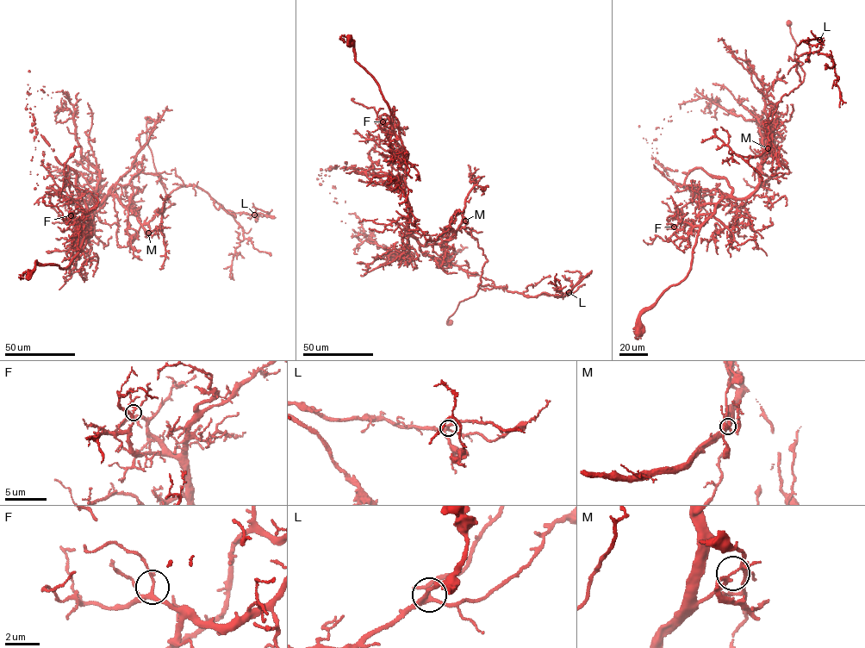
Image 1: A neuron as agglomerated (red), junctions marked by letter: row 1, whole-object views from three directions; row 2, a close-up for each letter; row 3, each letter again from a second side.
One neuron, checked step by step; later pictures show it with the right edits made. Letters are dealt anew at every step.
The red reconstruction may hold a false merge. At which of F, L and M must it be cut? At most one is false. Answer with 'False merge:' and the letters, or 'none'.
False merge: M

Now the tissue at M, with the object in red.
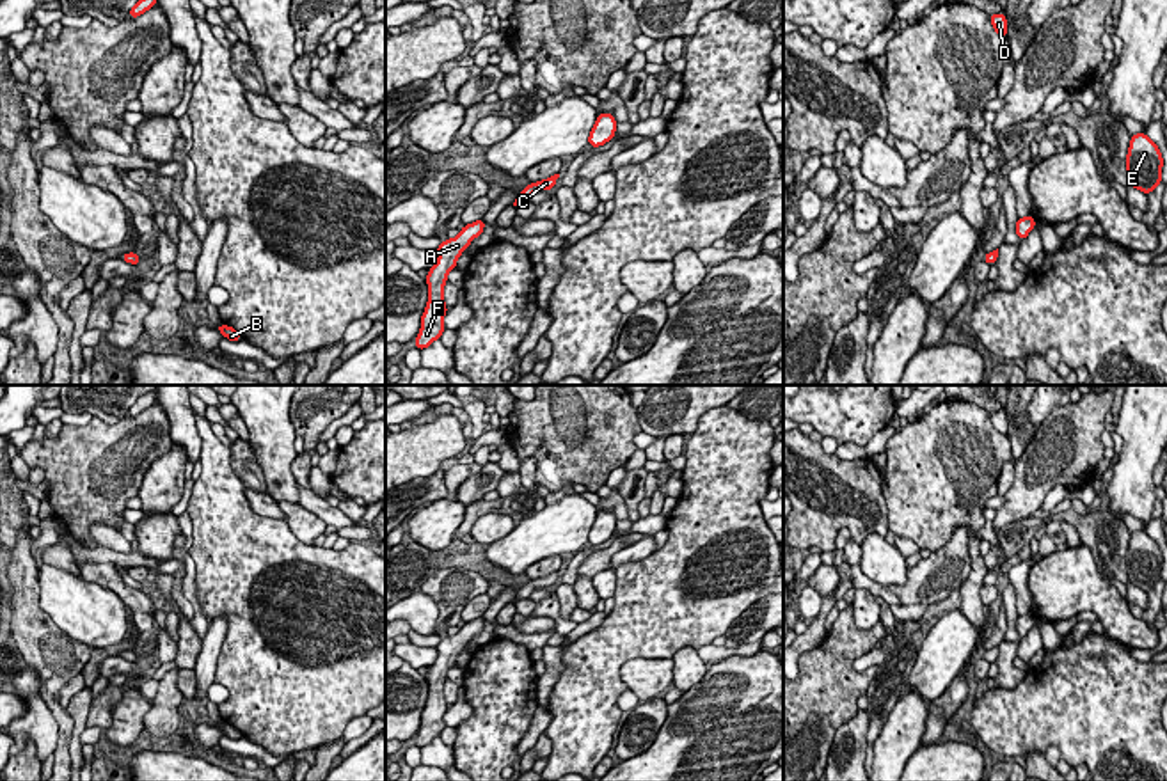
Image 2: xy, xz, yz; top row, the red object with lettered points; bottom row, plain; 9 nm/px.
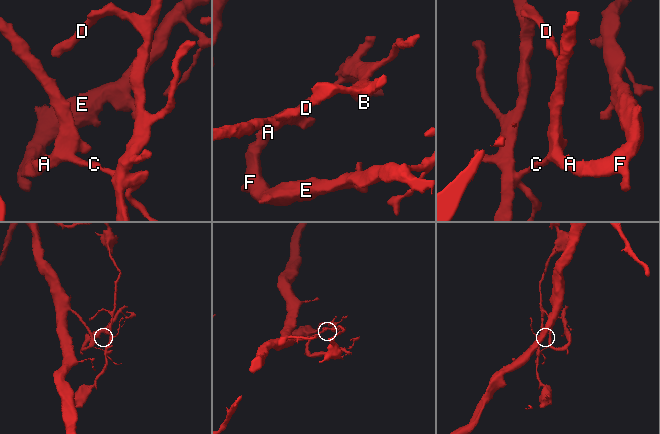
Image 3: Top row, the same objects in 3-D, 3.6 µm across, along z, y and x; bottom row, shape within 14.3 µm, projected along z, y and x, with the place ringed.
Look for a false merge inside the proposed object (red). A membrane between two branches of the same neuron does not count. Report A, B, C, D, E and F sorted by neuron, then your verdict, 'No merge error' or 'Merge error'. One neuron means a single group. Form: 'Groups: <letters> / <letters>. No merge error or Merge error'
Groups: A E F / B C D. Merge error

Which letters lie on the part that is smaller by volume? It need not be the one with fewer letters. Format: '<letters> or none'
B, C, D

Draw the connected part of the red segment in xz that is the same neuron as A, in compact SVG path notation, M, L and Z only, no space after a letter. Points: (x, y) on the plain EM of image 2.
M483 616L476 618L464 623L458 634L448 635L437 644L439 657L428 667L428 673L425 676L428 682L428 699L421 714L421 728L416 733L417 747L428 746L435 737L441 737L442 730L446 728L444 714L448 710L448 705L442 687L448 680L448 671L456 666L456 657L464 651L471 639L483 630L483 627Z

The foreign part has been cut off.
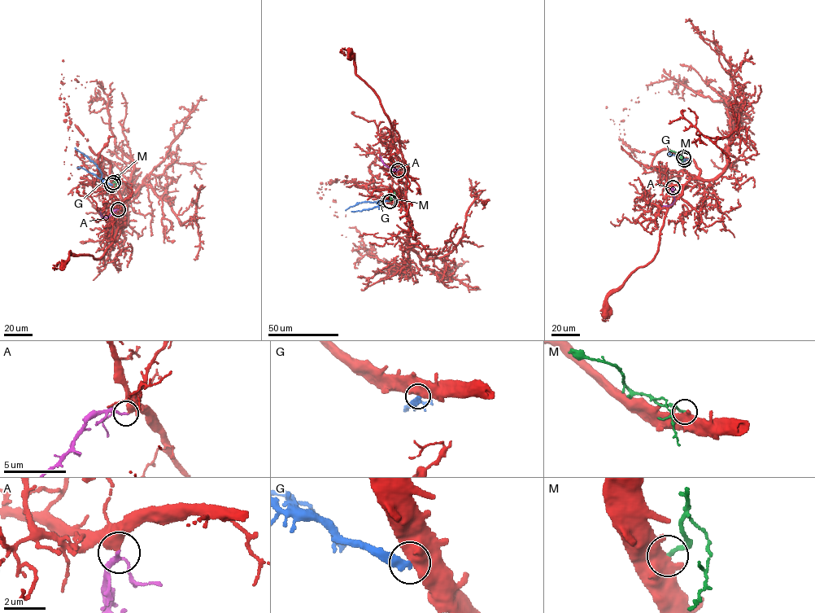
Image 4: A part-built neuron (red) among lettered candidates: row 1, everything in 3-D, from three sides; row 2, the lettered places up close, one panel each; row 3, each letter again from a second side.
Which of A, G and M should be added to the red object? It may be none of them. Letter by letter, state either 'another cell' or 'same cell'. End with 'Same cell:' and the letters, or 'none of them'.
A: same cell
G: another cell
M: another cell
Same cell: A

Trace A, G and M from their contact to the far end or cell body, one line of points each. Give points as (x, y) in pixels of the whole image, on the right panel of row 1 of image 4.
A: (673, 187), (674, 201), (662, 207)
G: (684, 159), (682, 162), (675, 155), (671, 155), (670, 151)
M: (682, 157), (669, 151)

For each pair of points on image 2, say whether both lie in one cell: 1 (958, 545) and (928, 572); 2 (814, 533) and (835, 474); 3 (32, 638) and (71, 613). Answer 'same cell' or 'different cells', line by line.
1: same cell
2: same cell
3: different cells

